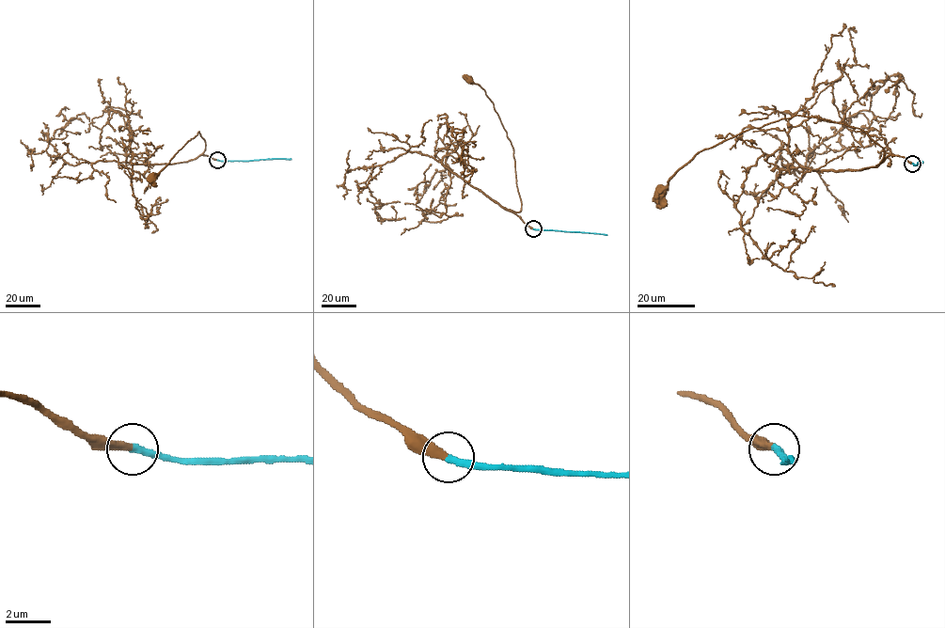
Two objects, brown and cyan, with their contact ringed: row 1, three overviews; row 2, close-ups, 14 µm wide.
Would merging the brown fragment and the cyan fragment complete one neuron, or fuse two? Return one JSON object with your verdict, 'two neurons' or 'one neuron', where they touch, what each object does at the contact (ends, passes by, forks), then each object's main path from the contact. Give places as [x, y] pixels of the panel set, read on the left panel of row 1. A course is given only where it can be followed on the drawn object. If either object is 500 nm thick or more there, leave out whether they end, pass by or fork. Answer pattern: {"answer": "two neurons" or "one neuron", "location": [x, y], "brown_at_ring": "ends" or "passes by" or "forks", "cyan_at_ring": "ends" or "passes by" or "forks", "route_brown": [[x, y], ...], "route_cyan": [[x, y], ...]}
{"answer": "one neuron", "location": [217, 160], "brown_at_ring": "ends", "cyan_at_ring": "ends", "route_brown": [[217, 160], [205, 155], [193, 159], [205, 149], [198, 132], [151, 176]], "route_cyan": [[217, 160], [291, 159]]}

